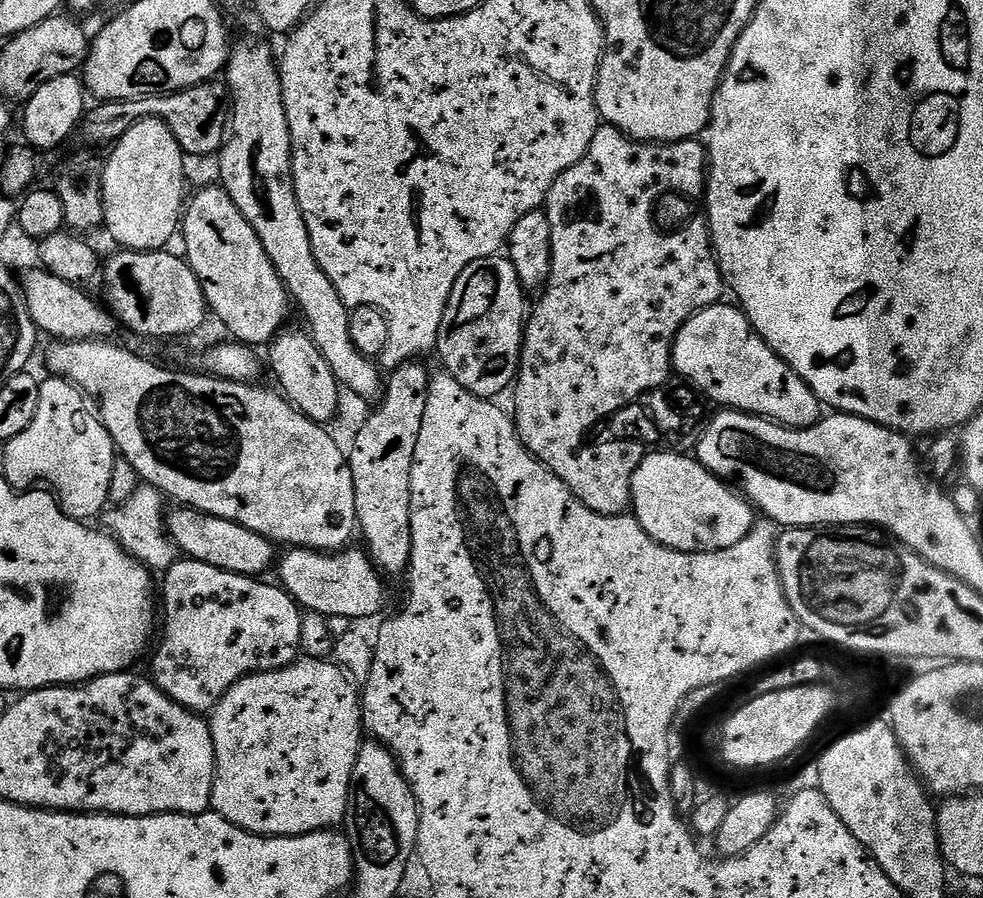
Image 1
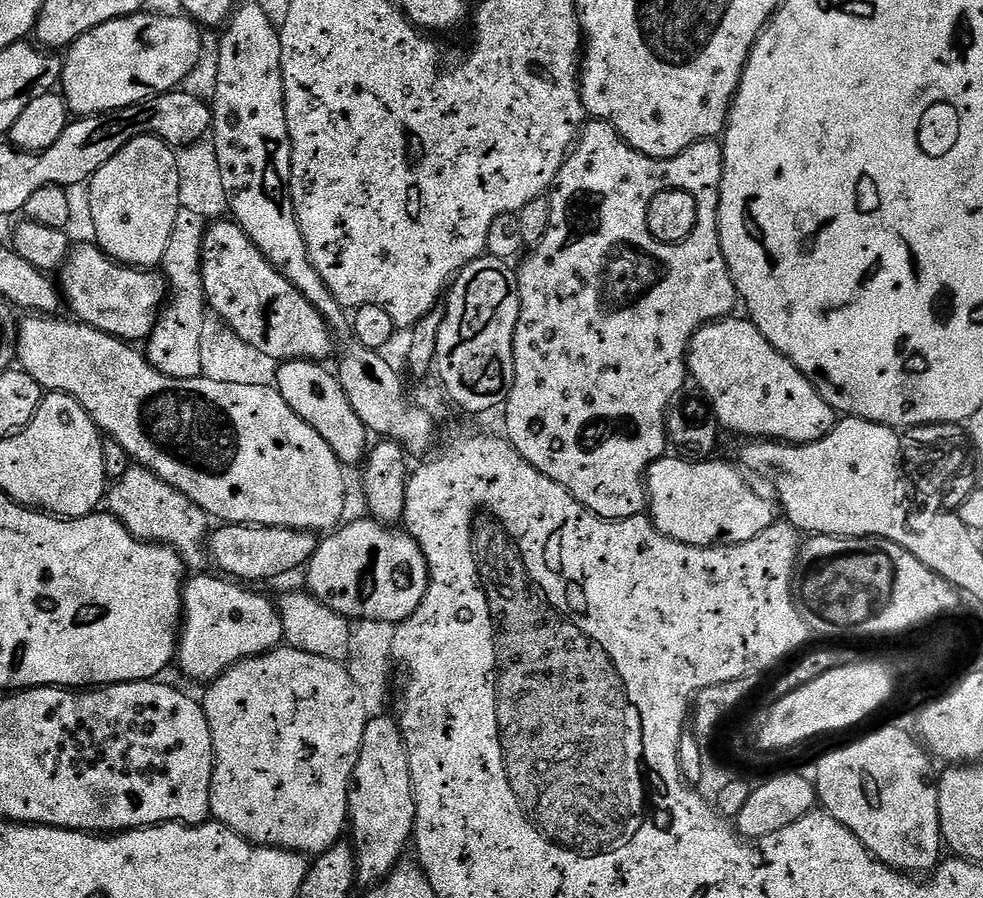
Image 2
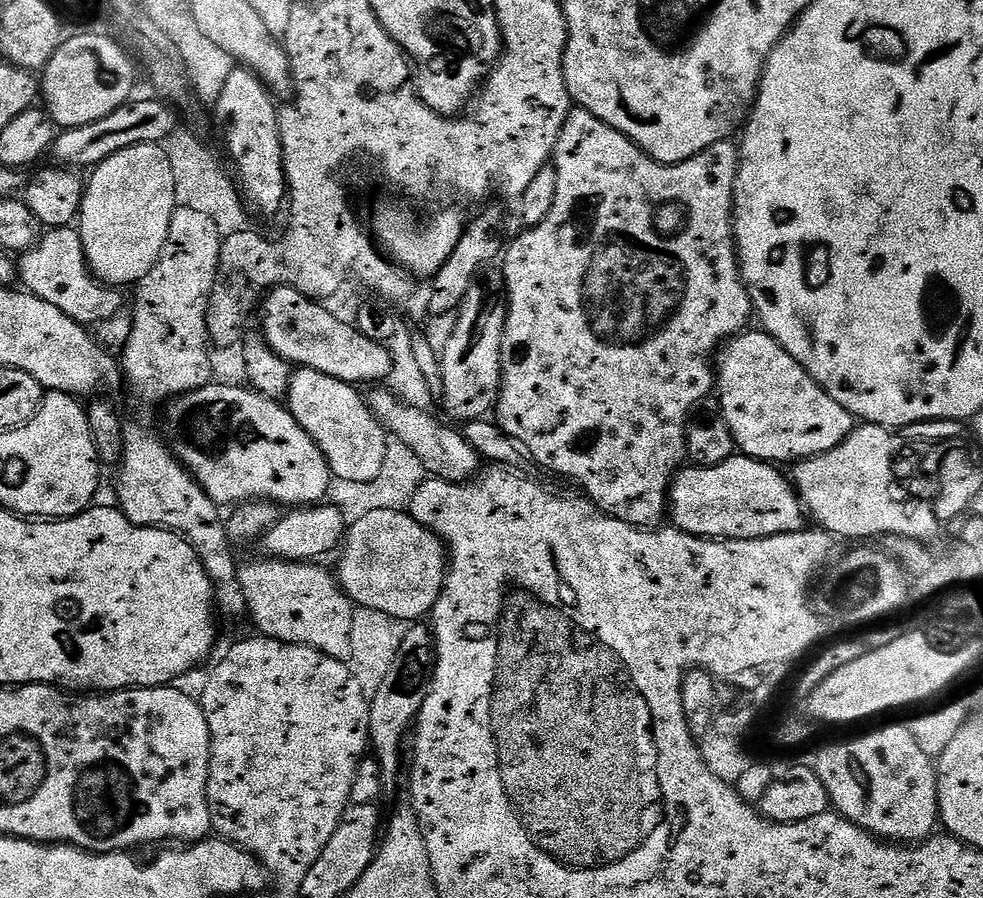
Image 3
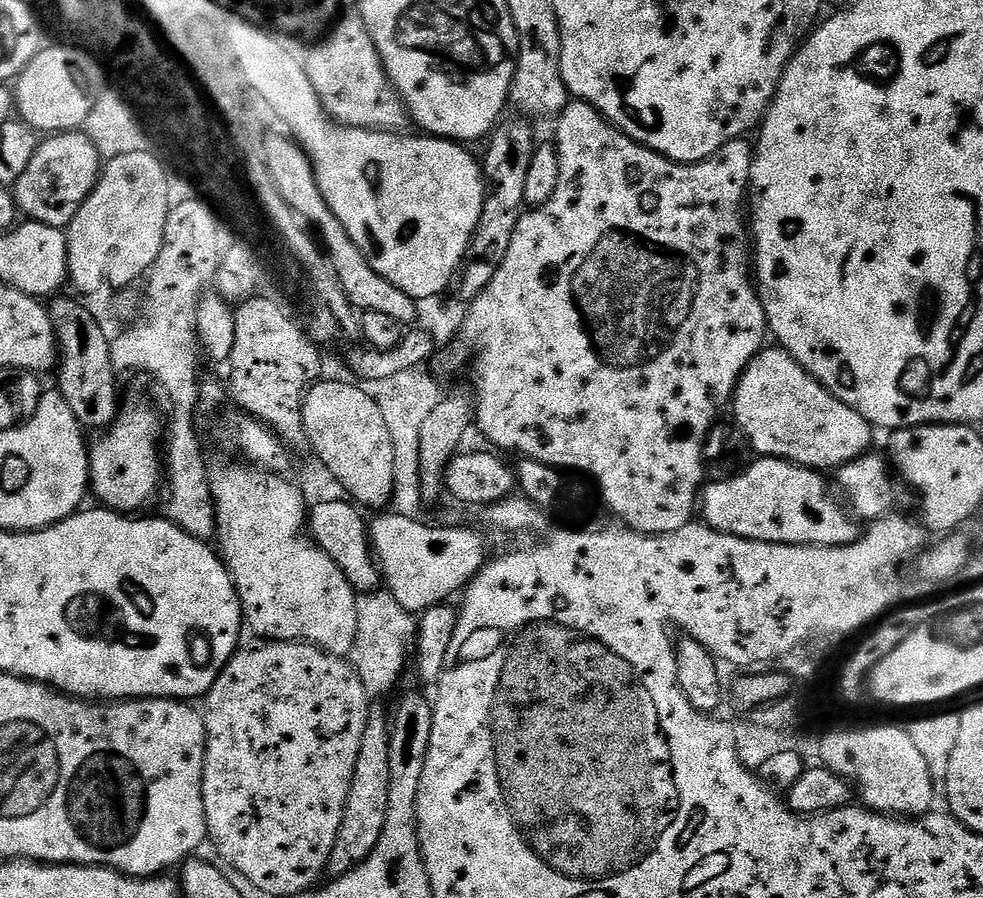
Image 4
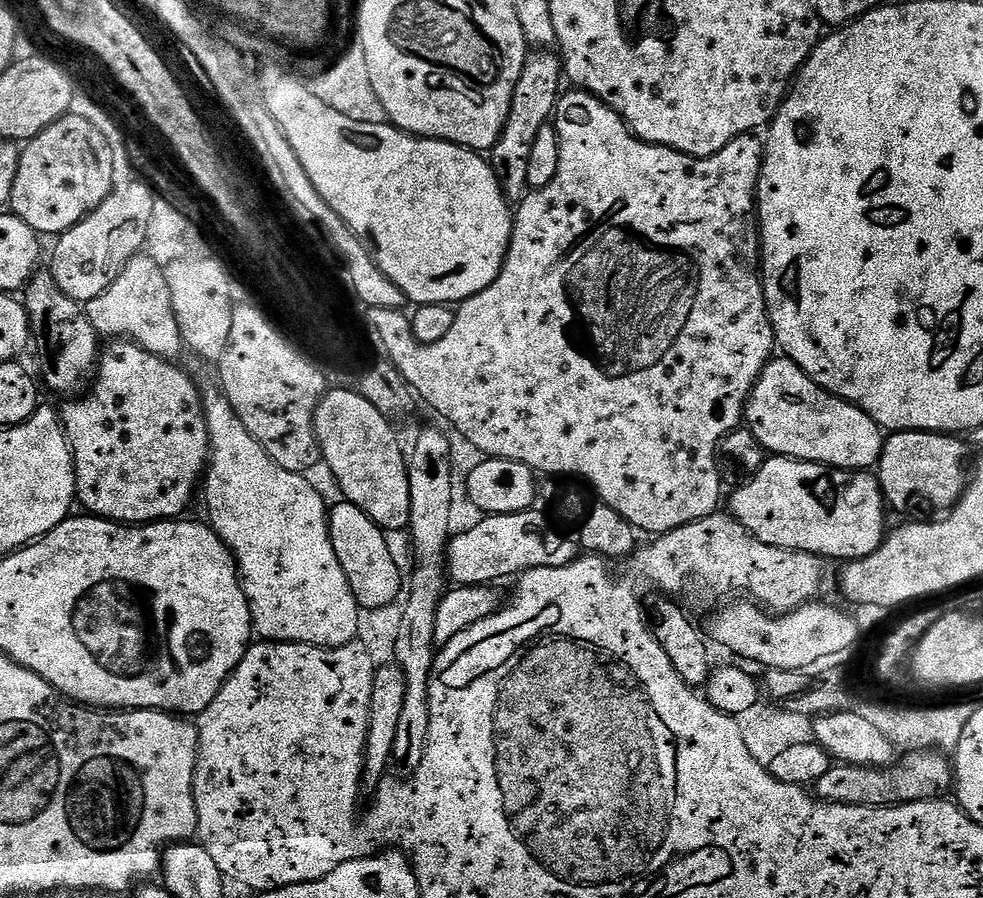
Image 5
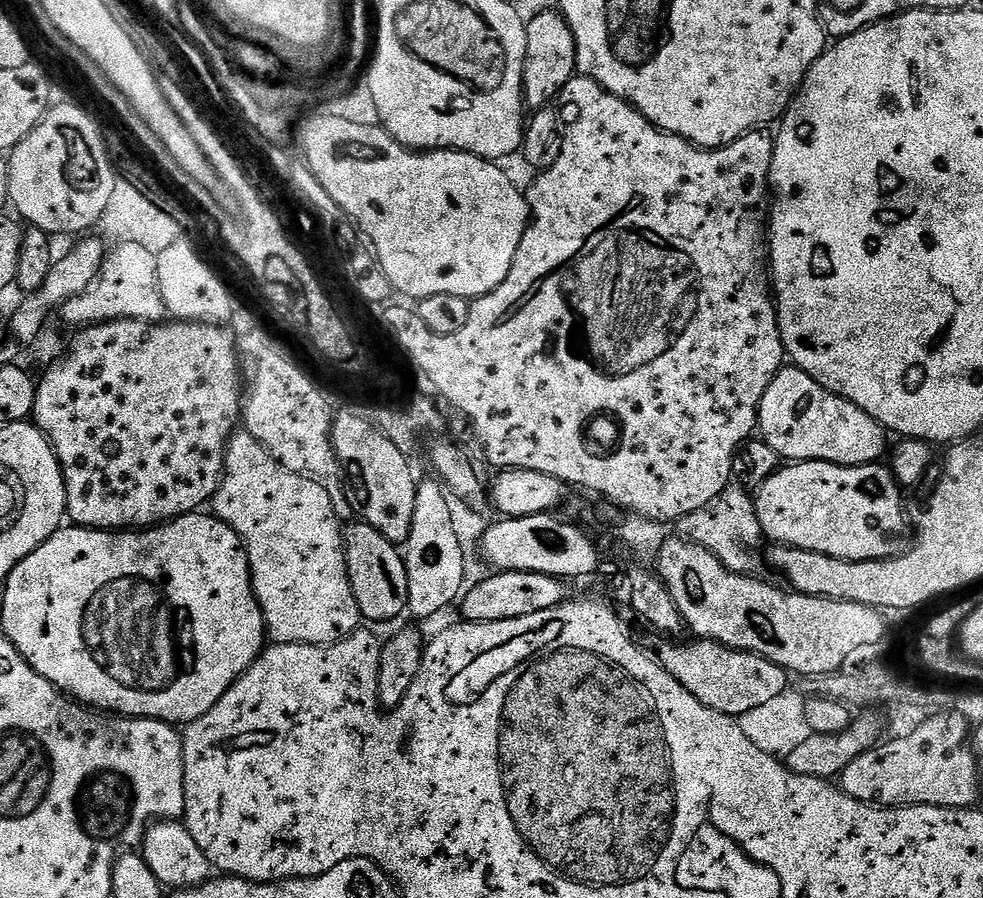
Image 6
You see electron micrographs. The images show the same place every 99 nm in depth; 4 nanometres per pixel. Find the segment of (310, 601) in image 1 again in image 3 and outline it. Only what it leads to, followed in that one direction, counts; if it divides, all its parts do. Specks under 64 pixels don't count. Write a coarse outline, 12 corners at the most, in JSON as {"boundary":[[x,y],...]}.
{"boundary":[[407,511],[354,521],[334,575],[356,608],[431,613],[443,540]]}

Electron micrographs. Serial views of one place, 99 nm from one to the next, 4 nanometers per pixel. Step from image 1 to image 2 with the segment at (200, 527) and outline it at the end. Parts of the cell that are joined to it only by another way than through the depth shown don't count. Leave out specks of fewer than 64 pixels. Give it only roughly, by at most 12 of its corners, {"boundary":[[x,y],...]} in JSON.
{"boundary":[[224,524],[211,563],[236,582],[303,569],[318,536],[293,528]]}

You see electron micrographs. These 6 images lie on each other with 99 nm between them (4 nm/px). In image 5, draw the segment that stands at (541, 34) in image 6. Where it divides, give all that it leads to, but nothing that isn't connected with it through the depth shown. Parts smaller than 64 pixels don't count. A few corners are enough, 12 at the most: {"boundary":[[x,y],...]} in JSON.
{"boundary":[[529,51],[490,150],[509,201],[529,191],[538,130],[553,119],[564,66]]}

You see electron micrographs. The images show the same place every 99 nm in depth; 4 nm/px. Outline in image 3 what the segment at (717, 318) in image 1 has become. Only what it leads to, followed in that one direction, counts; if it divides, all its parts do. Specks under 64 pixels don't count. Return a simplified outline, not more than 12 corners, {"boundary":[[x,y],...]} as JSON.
{"boundary":[[745,330],[715,365],[737,449],[784,466],[858,421],[773,336]]}

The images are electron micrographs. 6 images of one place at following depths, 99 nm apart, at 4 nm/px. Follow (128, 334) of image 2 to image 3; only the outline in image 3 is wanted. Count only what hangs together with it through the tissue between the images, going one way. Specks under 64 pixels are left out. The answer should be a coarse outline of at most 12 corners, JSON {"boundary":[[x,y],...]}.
{"boundary":[[45,231],[19,257],[33,296],[85,326],[124,304],[96,279],[79,231]]}

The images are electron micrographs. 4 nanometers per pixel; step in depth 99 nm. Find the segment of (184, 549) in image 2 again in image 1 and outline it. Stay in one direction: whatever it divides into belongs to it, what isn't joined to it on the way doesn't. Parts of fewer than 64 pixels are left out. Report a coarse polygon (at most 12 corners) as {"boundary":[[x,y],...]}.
{"boundary":[[141,483],[107,531],[153,574],[178,559],[166,497]]}

